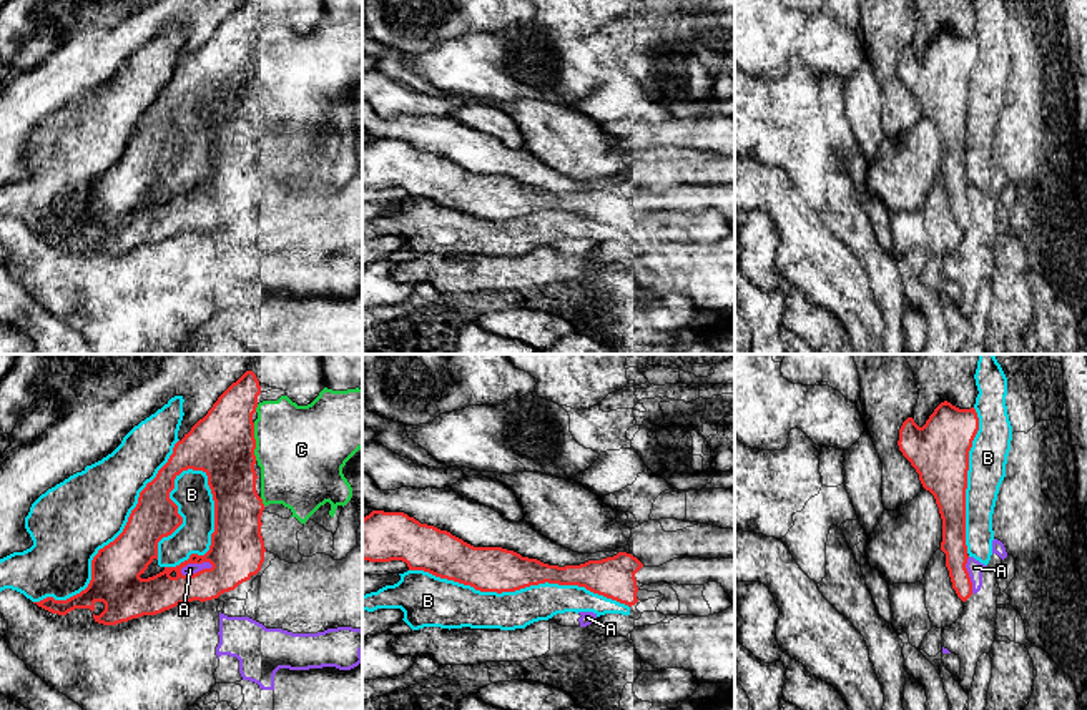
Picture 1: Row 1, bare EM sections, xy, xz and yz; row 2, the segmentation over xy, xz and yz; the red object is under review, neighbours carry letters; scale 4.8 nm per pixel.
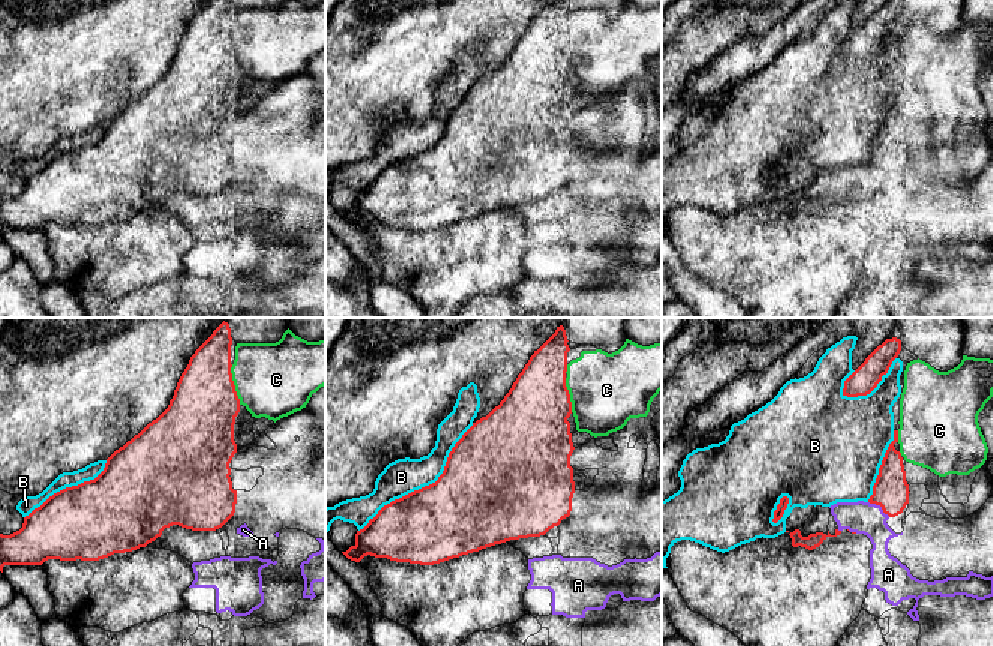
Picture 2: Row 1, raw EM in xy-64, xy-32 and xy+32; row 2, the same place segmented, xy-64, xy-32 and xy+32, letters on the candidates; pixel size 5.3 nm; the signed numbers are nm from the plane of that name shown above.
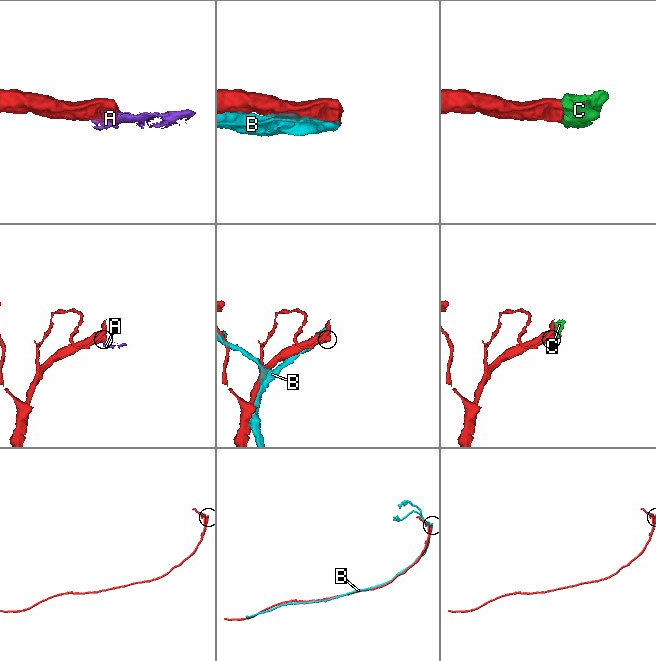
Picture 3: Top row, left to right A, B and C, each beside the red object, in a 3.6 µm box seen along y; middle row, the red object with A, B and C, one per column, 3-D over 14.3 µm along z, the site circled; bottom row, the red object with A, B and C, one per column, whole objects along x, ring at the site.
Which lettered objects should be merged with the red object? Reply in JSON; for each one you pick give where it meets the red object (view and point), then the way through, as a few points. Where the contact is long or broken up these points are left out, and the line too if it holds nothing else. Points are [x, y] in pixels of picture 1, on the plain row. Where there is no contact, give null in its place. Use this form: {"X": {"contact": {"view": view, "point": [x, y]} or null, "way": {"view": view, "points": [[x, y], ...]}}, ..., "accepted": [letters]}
{"accepted": []}

